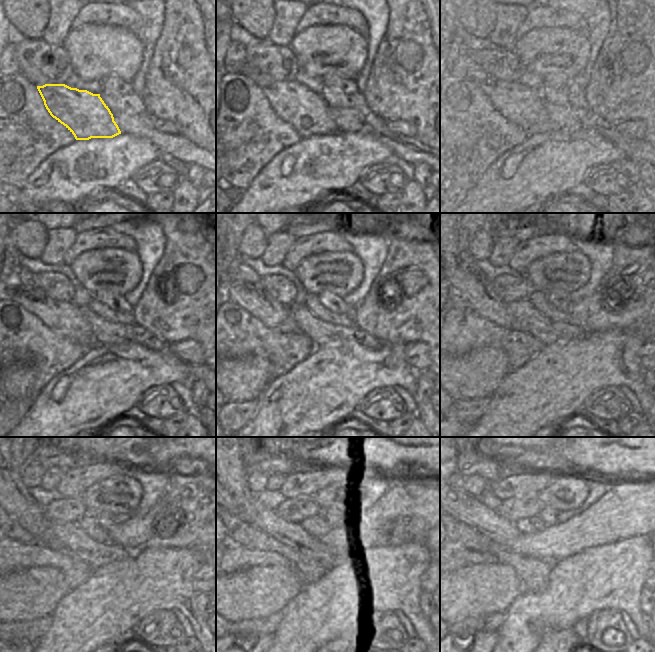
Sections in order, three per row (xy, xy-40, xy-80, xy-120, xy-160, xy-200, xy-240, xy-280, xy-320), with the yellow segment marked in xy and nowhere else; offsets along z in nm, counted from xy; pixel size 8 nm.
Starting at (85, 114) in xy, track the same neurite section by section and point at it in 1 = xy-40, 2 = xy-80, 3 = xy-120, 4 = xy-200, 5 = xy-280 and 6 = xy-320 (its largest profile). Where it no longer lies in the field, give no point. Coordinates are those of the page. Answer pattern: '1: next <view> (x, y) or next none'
1: next xy-40 (306, 111)
2: next xy-80 (518, 103)
3: next xy-120 (64, 318)
4: next xy-200 (460, 270)
5: next xy-280 (236, 484)
6: next xy-320 (460, 478)

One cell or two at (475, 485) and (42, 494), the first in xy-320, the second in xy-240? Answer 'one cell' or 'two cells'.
two cells

